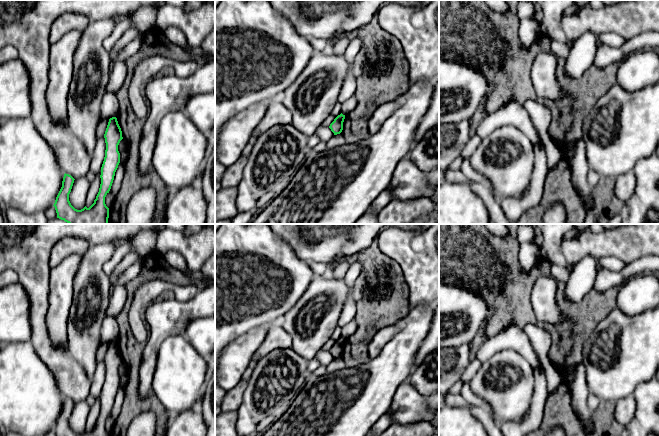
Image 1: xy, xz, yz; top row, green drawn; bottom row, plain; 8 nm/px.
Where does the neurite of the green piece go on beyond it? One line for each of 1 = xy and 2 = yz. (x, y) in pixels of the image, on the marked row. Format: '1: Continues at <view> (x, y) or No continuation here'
1: No continuation here
2: No continuation here

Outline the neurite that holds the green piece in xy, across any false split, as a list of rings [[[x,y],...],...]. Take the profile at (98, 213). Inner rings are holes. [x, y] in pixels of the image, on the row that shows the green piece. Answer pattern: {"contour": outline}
{"contour": [[[116,117],[109,119],[104,138],[106,150],[101,167],[101,184],[96,199],[89,208],[85,206],[81,210],[77,210],[71,205],[69,194],[75,179],[69,174],[64,174],[62,187],[53,206],[57,218],[68,224],[108,224],[109,208],[105,204],[105,197],[111,189],[115,172],[120,163],[118,145],[123,139]]]}

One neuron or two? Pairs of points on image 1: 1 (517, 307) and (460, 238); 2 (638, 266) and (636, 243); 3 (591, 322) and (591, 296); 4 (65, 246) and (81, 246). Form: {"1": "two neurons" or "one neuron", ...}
{"1": "one neuron", "2": "two neurons", "3": "one neuron", "4": "one neuron"}

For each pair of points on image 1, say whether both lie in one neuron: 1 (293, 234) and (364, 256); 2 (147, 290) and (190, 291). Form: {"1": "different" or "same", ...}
{"1": "different", "2": "same"}

